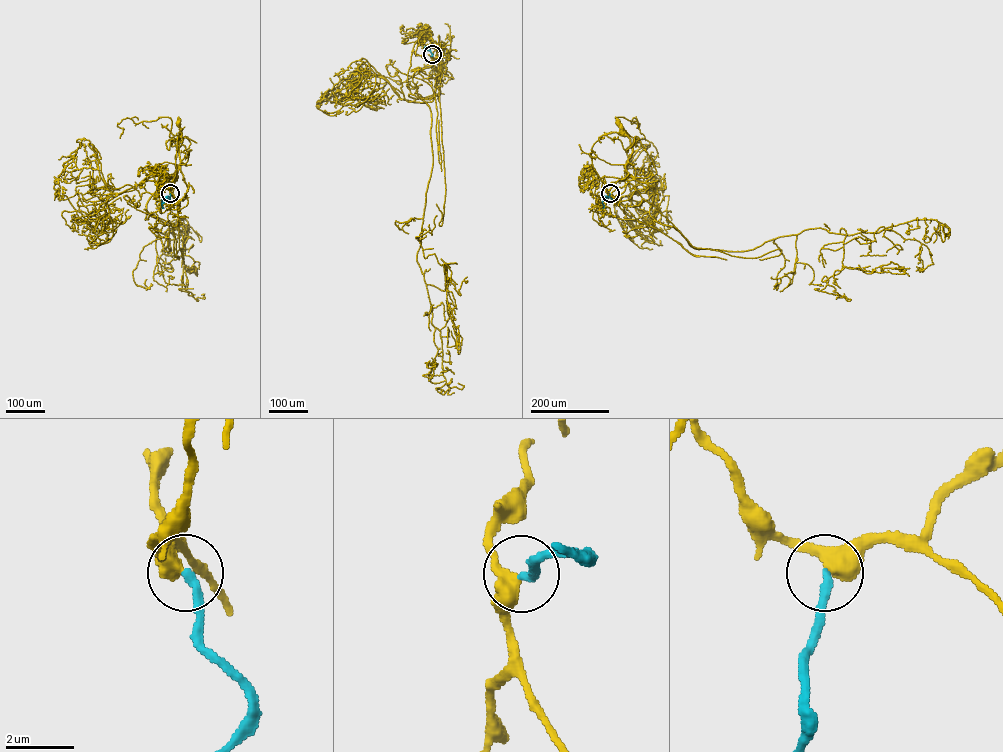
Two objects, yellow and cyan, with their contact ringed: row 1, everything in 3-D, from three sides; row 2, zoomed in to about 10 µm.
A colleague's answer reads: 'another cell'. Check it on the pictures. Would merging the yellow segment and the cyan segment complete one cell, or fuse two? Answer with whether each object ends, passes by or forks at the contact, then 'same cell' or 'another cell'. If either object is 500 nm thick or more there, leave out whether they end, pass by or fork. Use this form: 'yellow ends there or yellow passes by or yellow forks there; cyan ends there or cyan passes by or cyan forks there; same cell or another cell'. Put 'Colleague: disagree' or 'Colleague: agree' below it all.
yellow passes by; cyan ends there; same cell
Colleague: disagree

